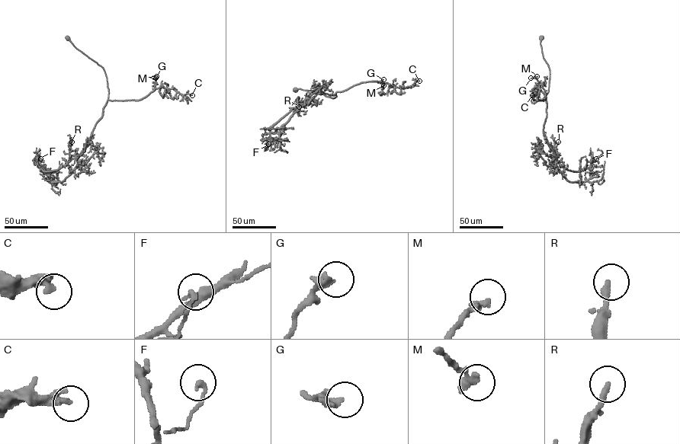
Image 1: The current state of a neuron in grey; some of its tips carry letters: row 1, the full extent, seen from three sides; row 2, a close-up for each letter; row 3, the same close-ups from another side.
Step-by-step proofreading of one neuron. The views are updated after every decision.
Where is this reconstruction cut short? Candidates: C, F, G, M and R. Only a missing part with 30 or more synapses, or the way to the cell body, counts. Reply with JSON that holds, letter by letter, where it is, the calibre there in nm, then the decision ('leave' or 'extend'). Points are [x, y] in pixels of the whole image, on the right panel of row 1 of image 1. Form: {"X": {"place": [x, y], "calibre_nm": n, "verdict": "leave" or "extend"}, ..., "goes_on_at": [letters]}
{"C": {"place": [532, 95], "calibre_nm": 220, "verdict": "leave"}, "F": {"place": [596, 158], "calibre_nm": 200, "verdict": "leave"}, "G": {"place": [530, 78], "calibre_nm": 280, "verdict": "leave"}, "M": {"place": [537, 76], "calibre_nm": 320, "verdict": "leave"}, "R": {"place": [558, 142], "calibre_nm": 240, "verdict": "extend"}, "goes_on_at": ["R"]}

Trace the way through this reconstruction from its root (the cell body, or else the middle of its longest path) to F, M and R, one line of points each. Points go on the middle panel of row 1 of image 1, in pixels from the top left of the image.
F: (295, 90), (336, 97), (335, 94), (320, 91), (309, 102), (292, 109), (271, 128), (268, 144)
M: (295, 90), (310, 90), (333, 98), (337, 92), (361, 82), (381, 81), (382, 87), (382, 84), (383, 85)
R: (295, 90), (310, 90), (332, 98), (336, 94), (320, 91), (304, 104), (299, 104), (296, 101), (299, 107)

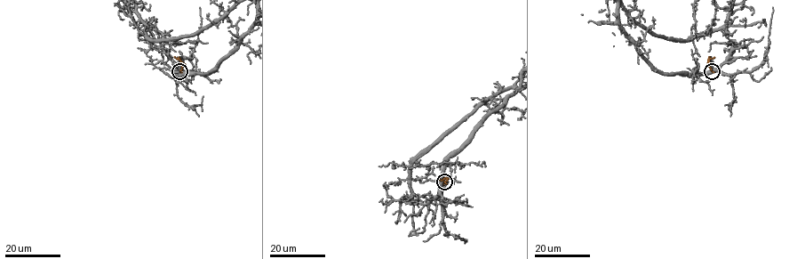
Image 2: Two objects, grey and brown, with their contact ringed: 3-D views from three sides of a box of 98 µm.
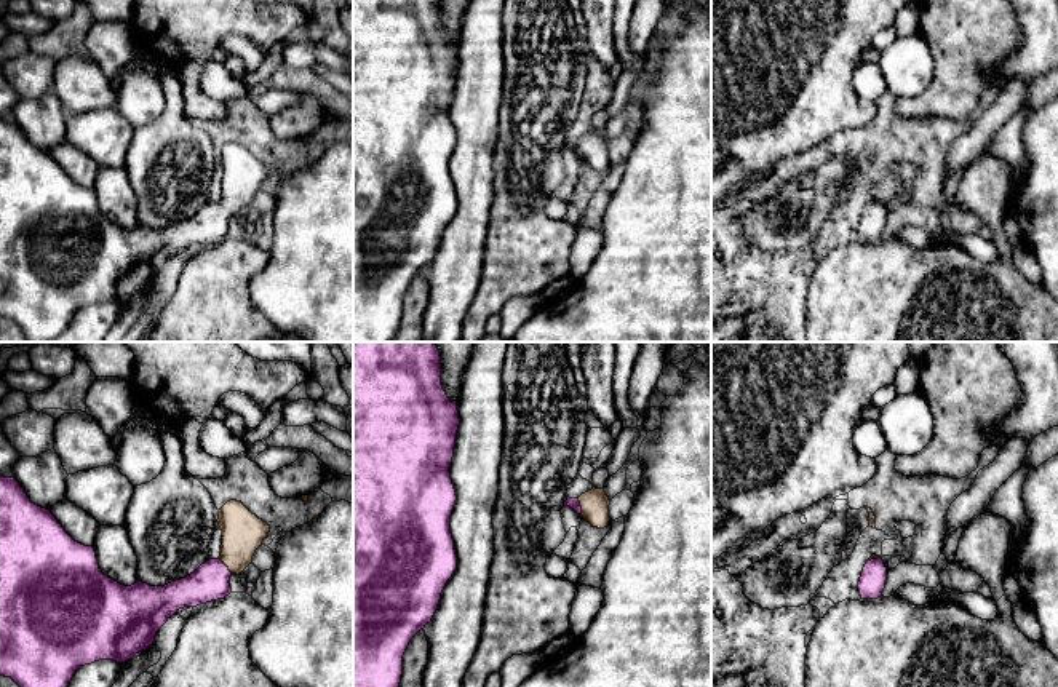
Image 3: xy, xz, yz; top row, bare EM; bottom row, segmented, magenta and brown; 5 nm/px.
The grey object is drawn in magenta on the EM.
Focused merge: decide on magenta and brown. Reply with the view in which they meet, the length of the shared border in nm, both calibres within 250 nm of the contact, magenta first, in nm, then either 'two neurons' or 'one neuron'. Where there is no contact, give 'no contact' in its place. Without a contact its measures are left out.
meets magenta in xz; contact 80 nm long; 60 nm thick on the magenta side, 140 nm on the other; one neuron

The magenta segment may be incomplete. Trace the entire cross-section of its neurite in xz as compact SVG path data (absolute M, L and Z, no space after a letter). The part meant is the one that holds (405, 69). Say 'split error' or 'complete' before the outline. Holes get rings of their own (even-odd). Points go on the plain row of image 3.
complete | M353 0L353 342L392 342L396 336L401 316L403 316L403 297L411 284L411 281L432 264L441 235L457 211L457 197L454 192L454 181L451 176L451 157L457 142L455 131L451 121L449 109L454 99L455 80L459 72L459 53L457 42L449 43L446 34L441 27L441 0Z

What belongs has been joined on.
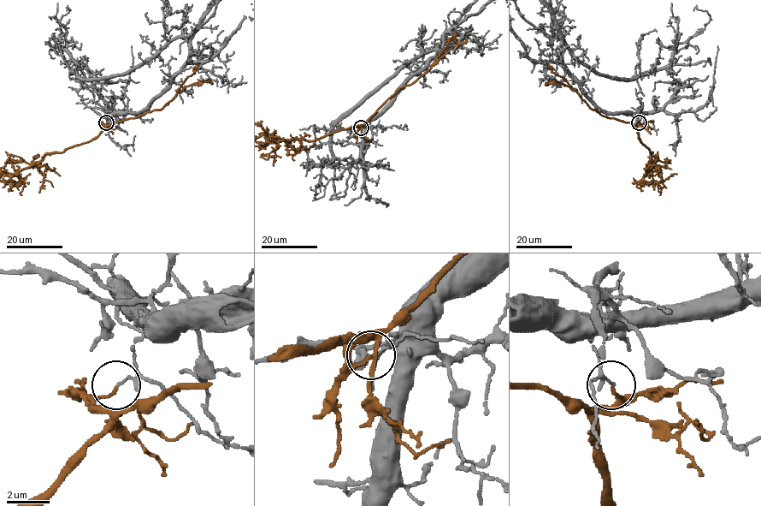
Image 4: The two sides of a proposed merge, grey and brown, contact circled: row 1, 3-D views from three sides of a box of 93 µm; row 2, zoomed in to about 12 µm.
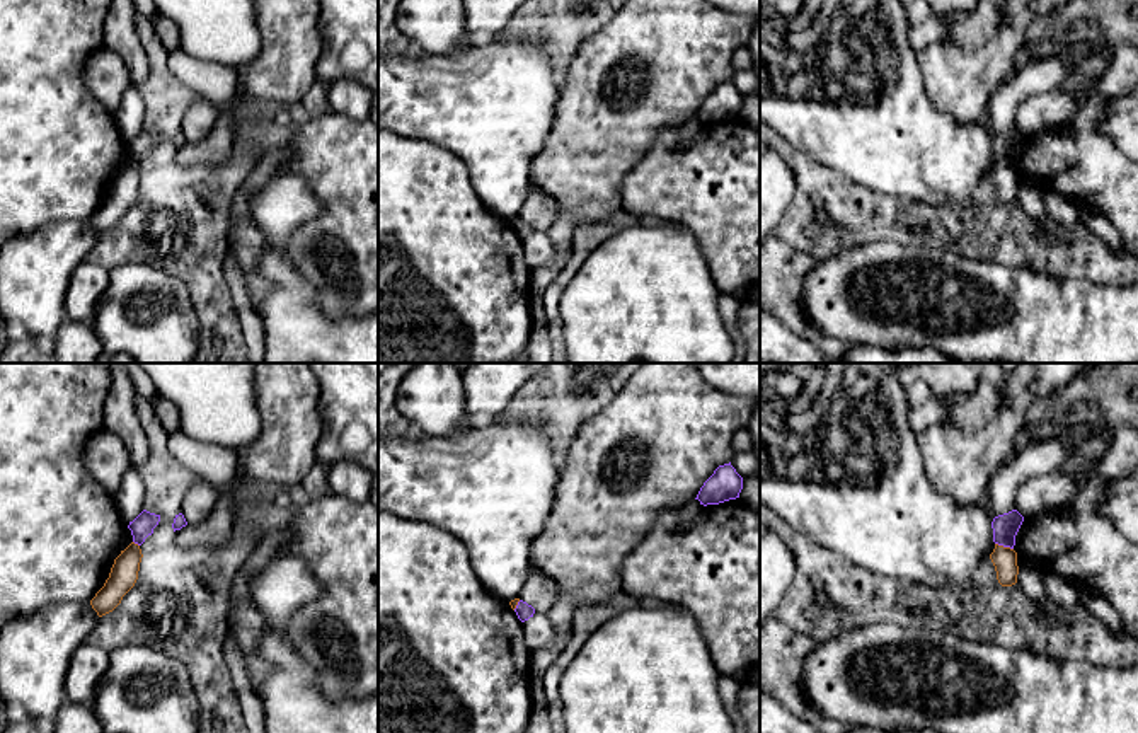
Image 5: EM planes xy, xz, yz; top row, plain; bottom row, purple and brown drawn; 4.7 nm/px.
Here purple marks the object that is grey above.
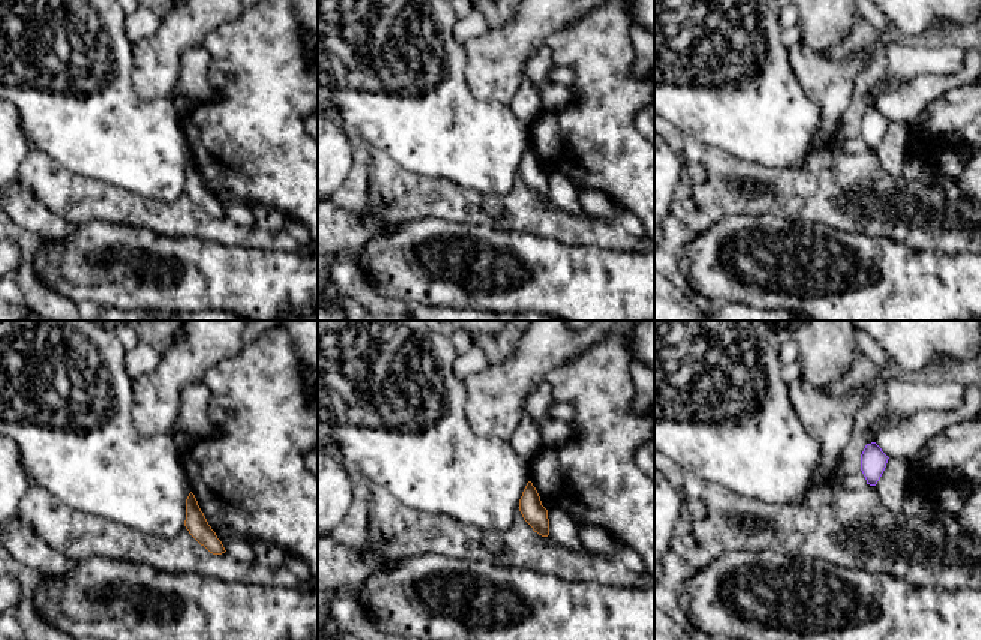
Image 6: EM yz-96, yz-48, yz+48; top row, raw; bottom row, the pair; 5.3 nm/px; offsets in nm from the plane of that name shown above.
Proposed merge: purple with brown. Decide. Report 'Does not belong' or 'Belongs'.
Does not belong

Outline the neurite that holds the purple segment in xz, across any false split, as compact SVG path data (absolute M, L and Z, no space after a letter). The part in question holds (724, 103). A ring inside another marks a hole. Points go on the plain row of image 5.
M729 82L719 84L714 92L704 101L695 118L700 123L719 123L739 116L743 95Z

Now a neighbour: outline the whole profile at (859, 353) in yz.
M854 344L845 351L845 363L954 363L942 353L925 348L882 349L877 346Z

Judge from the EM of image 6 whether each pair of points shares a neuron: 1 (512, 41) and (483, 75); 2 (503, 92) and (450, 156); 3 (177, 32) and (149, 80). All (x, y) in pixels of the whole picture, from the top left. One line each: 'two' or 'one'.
1: one
2: two
3: one

